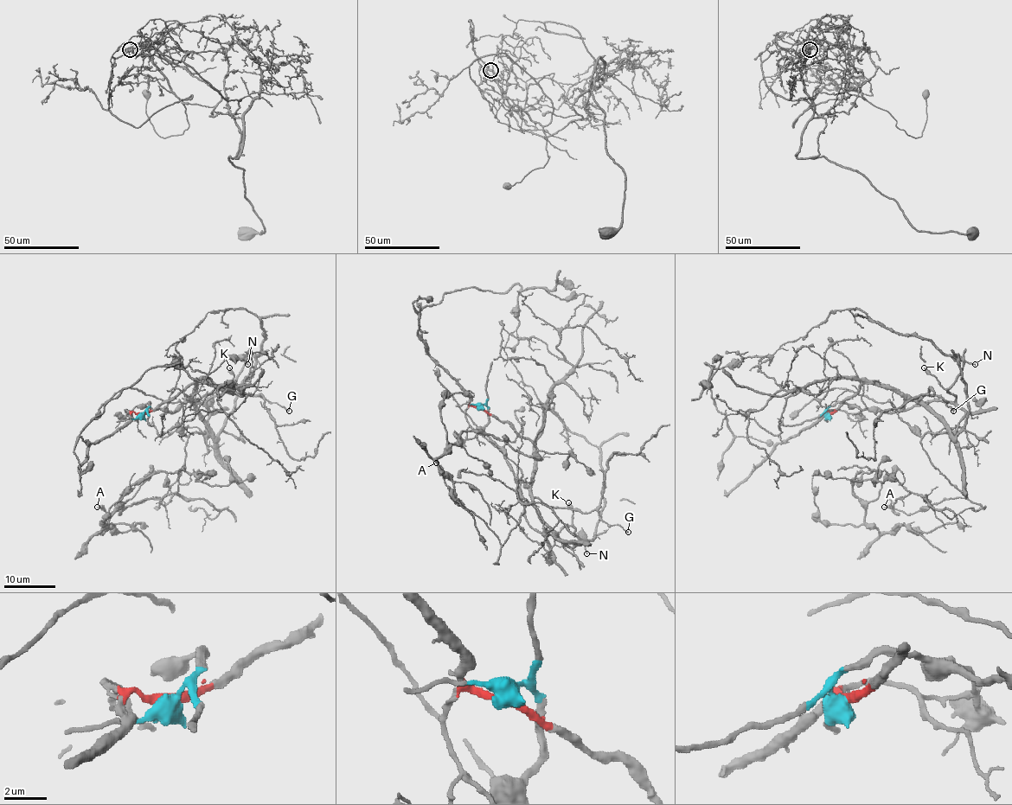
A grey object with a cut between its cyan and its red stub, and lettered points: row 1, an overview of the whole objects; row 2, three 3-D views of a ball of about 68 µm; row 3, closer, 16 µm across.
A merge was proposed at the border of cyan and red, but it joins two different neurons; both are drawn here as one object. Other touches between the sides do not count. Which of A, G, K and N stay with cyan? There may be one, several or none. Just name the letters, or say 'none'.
A, K, N

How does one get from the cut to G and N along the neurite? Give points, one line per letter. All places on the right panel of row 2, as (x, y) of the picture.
G: (829, 413), (863, 384), (893, 386), (919, 399), (930, 387), (932, 395), (938, 395), (954, 411)
N: (829, 413), (837, 403), (893, 412), (928, 402), (954, 403), (947, 390), (964, 363), (974, 365)

